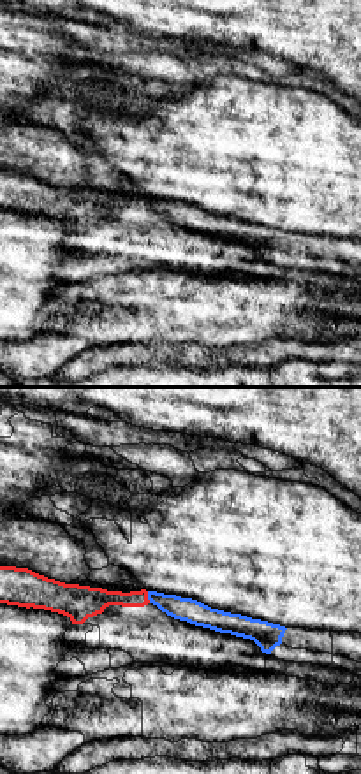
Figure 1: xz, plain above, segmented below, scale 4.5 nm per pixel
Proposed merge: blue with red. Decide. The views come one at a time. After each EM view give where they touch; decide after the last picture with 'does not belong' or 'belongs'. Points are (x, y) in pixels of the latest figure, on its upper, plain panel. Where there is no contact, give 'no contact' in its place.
meets blue at (148, 203)

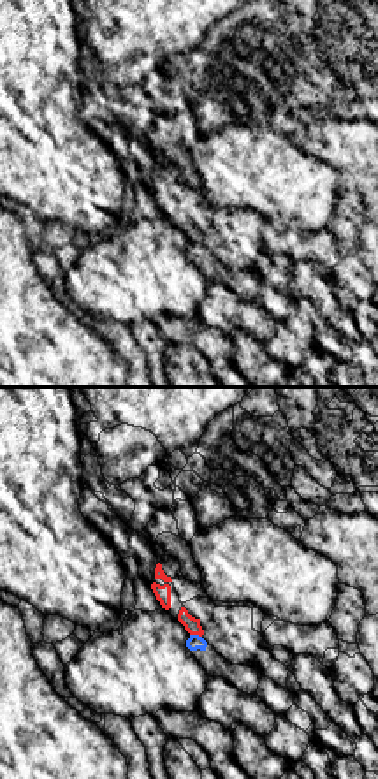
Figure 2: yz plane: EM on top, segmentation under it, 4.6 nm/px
meets blue at (196, 241)

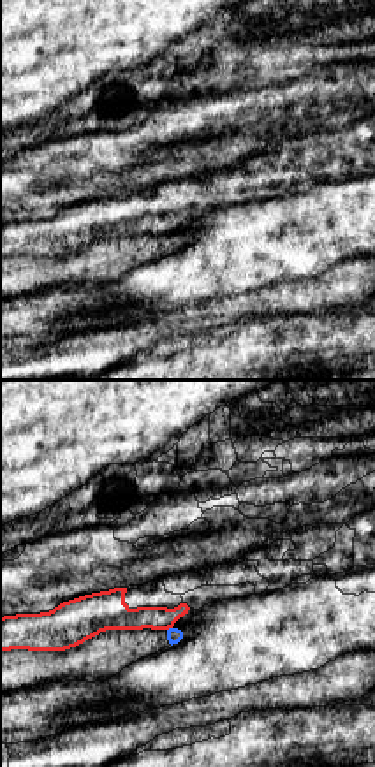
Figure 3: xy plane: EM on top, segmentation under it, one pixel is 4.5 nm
meets blue at (169, 234)

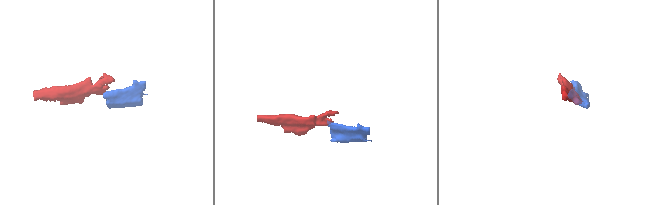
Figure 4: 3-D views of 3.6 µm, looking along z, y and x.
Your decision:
does not belong

